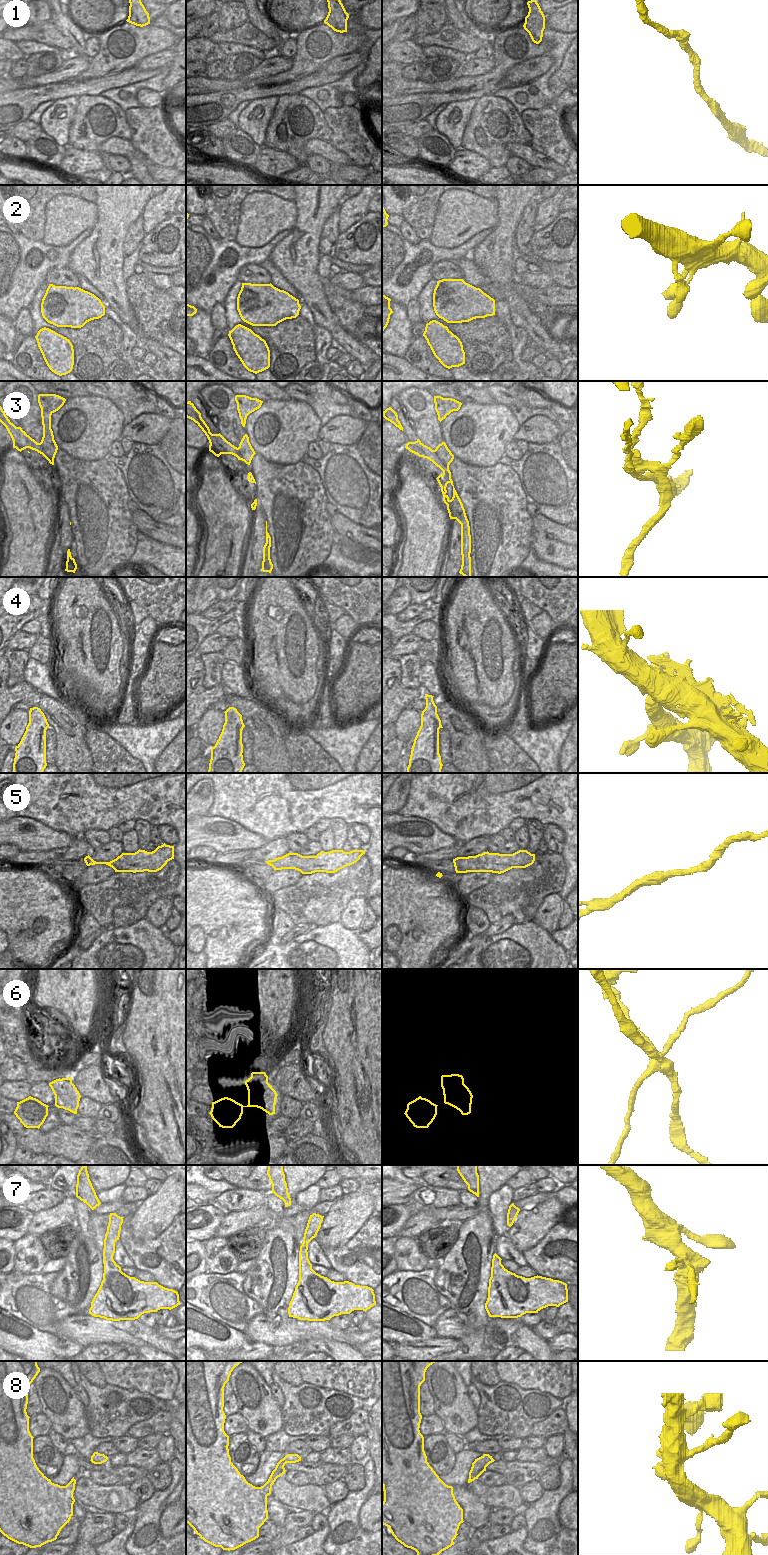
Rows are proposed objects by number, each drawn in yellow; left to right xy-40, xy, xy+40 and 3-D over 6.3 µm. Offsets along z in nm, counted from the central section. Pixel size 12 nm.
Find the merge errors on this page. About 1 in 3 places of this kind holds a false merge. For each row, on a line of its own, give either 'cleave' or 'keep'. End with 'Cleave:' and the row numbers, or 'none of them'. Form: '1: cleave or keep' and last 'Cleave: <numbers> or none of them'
1: keep
2: keep
3: cleave
4: cleave
5: keep
6: cleave
7: keep
8: keep
Cleave: 3, 4, 6

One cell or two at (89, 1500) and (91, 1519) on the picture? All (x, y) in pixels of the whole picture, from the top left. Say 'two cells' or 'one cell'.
two cells

